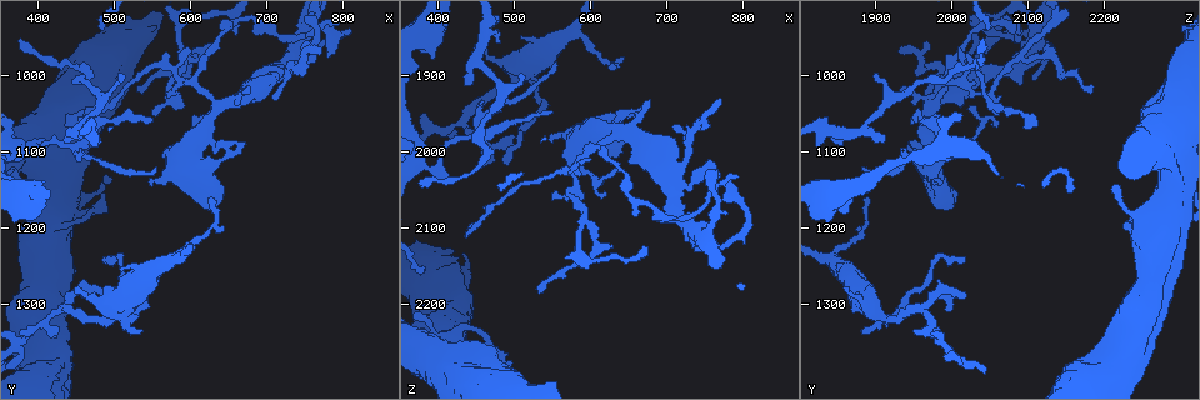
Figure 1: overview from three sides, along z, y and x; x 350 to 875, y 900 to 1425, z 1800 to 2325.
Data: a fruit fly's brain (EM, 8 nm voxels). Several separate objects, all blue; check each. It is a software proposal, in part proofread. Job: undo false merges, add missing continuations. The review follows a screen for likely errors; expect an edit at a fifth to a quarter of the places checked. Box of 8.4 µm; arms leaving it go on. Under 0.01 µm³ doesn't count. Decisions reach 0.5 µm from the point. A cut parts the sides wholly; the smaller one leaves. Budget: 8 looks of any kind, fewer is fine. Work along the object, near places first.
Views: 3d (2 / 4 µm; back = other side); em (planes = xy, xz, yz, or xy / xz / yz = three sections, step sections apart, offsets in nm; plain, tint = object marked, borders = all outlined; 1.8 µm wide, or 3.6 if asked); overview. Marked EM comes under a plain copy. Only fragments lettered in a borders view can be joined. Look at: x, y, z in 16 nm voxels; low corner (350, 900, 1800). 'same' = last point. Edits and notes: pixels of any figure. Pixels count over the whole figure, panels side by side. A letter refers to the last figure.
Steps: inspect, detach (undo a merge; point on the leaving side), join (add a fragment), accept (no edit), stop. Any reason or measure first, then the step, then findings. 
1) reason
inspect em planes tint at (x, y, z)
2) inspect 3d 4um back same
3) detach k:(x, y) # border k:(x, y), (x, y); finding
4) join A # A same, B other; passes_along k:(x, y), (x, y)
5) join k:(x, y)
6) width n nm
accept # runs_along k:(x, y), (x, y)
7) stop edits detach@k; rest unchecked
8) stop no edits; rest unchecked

thick turns thin
inspect em 3.6um planes borders at (450, 1075, 1875)

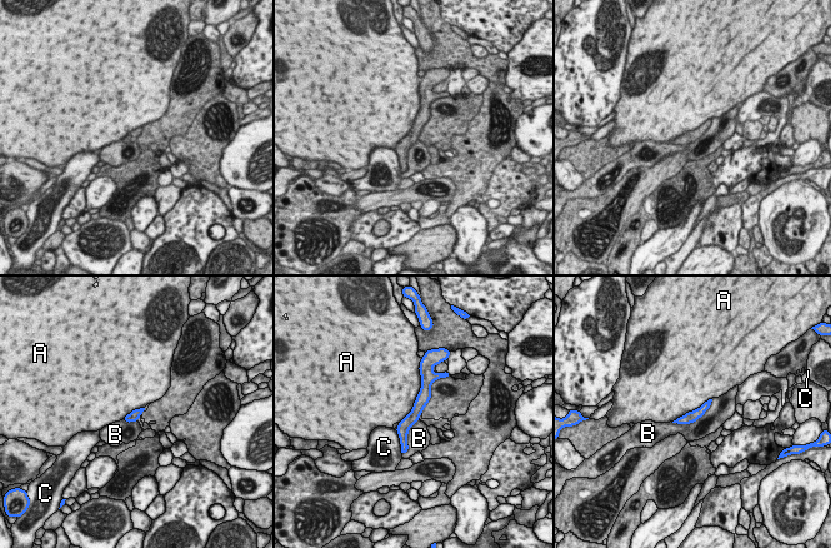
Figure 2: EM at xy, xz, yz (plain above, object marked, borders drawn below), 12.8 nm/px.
accept # A other, B other, C other; border 2:(420, 373), (415, 403), (399, 423); continuous, no second neuron

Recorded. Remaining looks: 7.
free end
inspect em planes borders at (550, 1140, 1990)

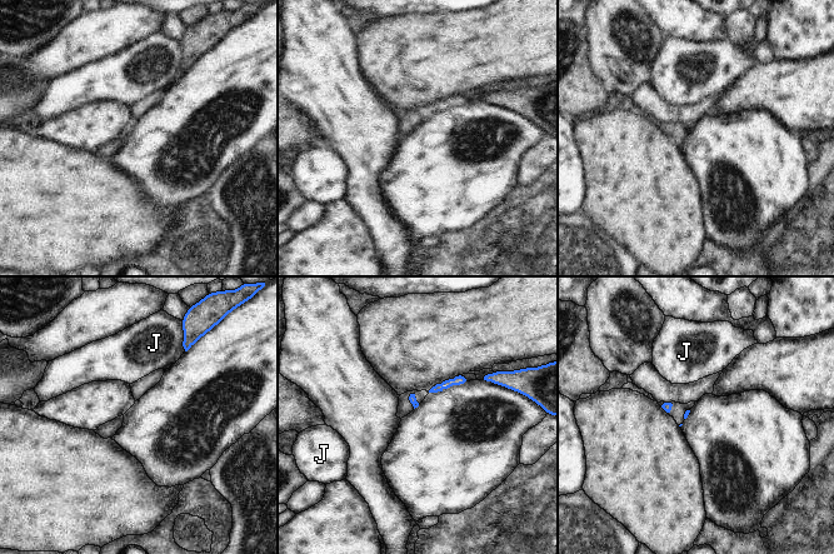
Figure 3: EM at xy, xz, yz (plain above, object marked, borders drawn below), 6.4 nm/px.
longest_contact J 70 nm
accept # J other; none of them fits

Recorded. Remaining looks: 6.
long arm stops here
inspect 3d 2um at (495, 1240, 2020)

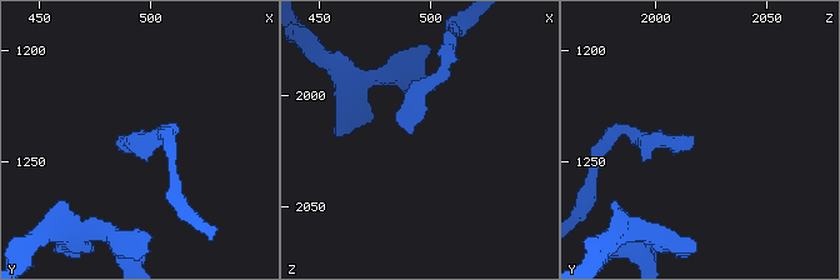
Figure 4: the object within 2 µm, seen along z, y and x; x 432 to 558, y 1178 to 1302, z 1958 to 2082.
inspect em planes borders at (492, 1241, 2017)

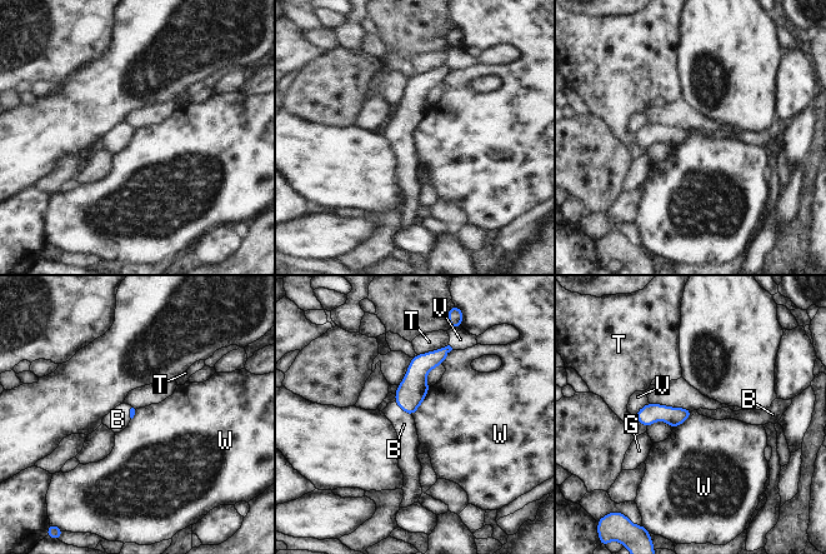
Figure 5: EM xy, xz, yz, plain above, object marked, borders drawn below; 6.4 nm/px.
join B # B same, G other, T other, V other, W other; passes_along 5:(411, 392), (404, 410), (404, 424); the neuron continues

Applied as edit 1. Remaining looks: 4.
stop edits join@5; rest unchecked

